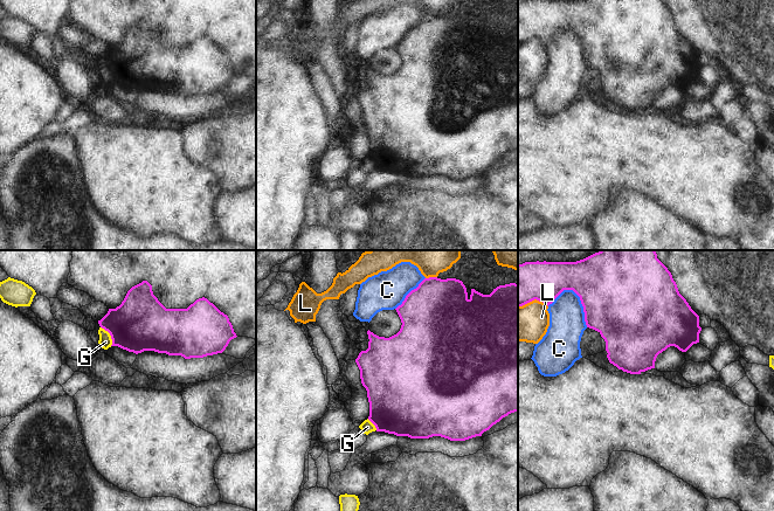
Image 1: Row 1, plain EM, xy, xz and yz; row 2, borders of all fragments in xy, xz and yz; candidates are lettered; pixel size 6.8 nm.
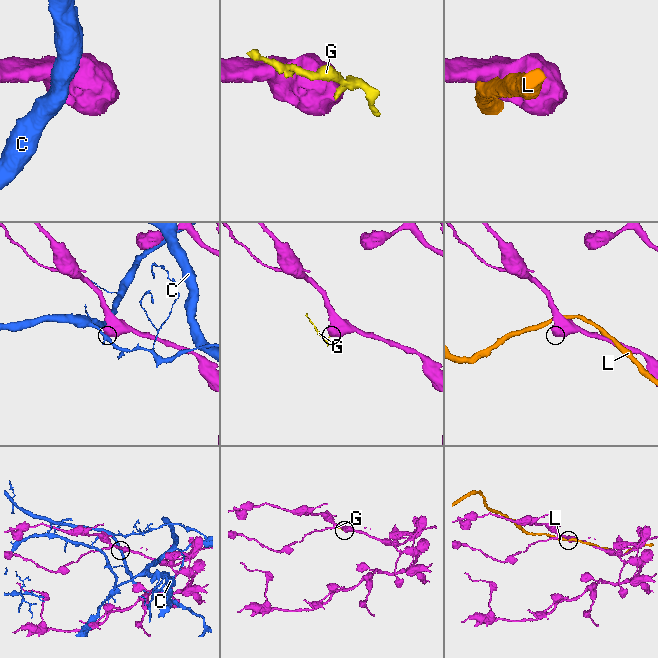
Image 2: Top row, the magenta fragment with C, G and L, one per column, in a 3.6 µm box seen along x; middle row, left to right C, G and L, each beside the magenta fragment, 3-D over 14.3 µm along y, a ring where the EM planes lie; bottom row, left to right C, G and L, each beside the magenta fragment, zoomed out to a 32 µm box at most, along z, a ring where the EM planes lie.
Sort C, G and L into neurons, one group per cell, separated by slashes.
C / G / L

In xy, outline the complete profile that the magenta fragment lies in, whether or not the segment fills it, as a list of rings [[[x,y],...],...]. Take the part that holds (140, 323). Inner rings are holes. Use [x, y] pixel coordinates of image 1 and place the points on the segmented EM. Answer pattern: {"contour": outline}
{"contour": [[[147,281],[132,286],[122,304],[116,309],[109,309],[98,324],[110,333],[111,346],[118,346],[136,354],[154,351],[181,355],[185,359],[222,353],[229,341],[237,337],[228,316],[207,298],[196,299],[187,309],[166,309],[153,295],[152,285]]]}

